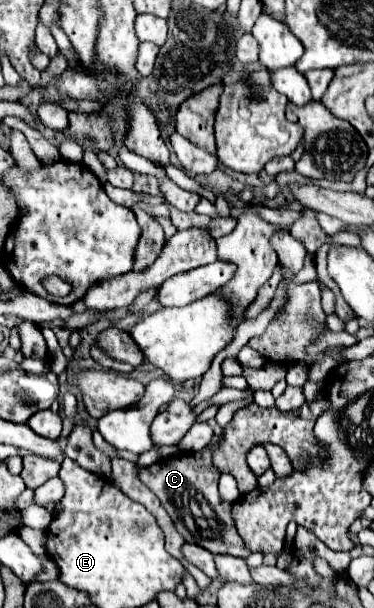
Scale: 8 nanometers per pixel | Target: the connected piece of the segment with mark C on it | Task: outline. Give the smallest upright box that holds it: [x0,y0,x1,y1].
[139,435,251,559]

